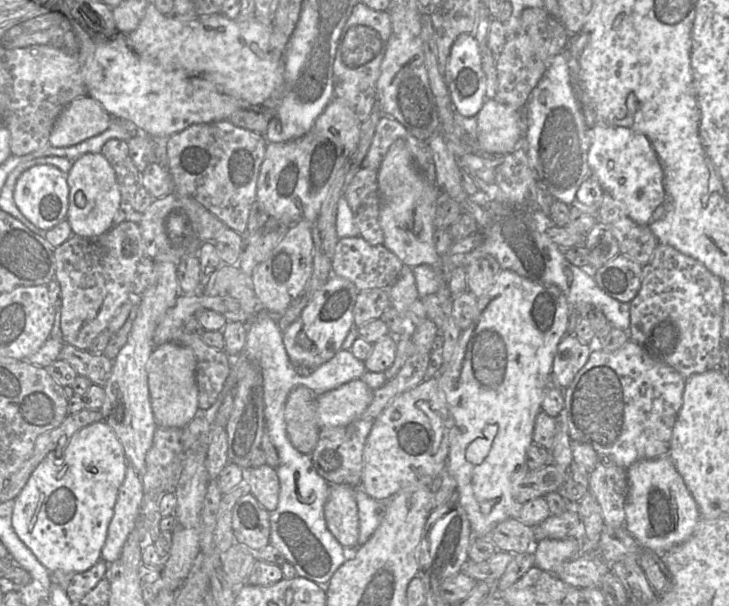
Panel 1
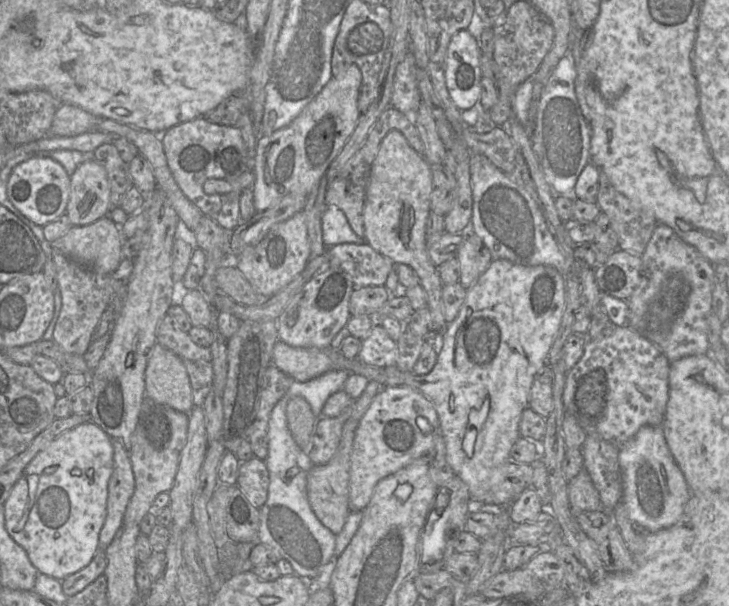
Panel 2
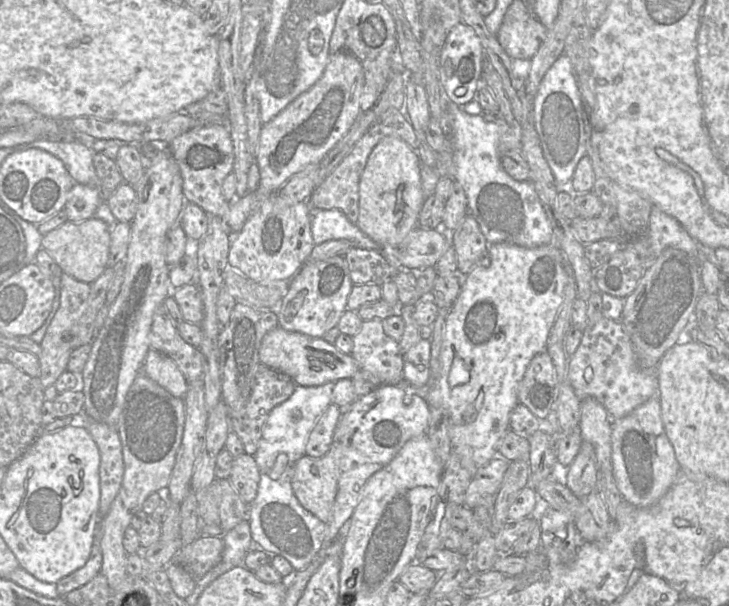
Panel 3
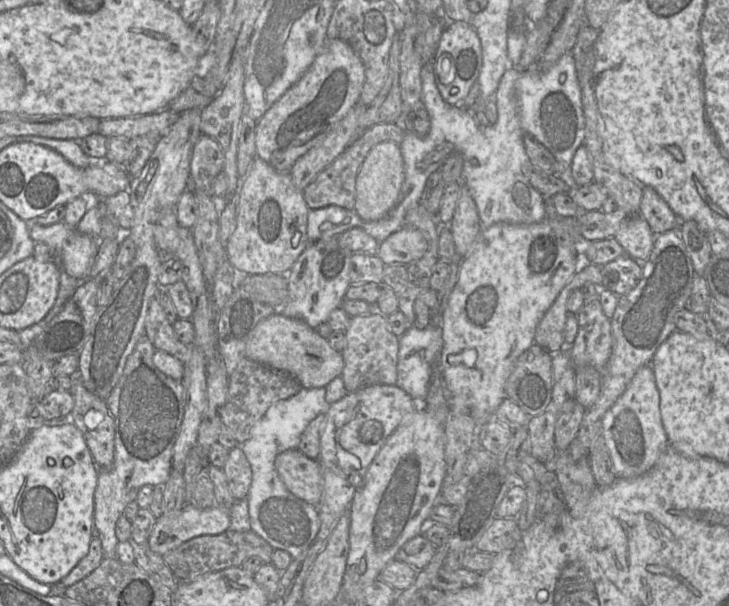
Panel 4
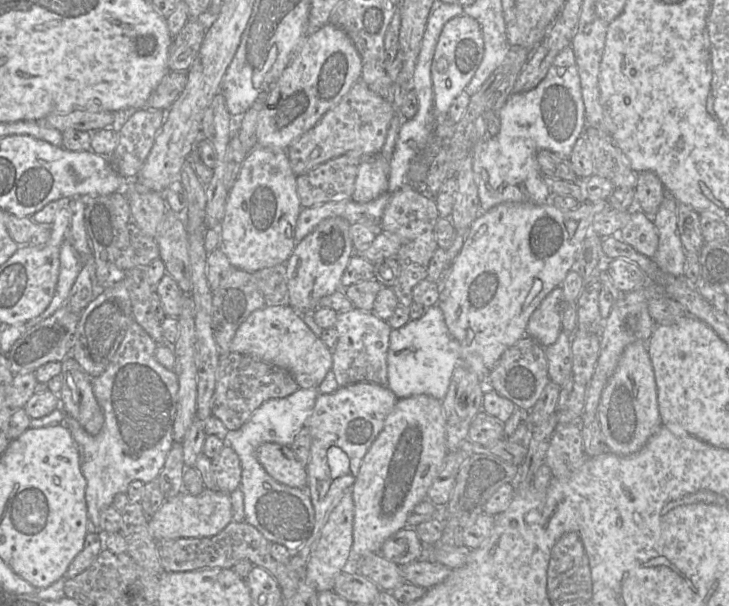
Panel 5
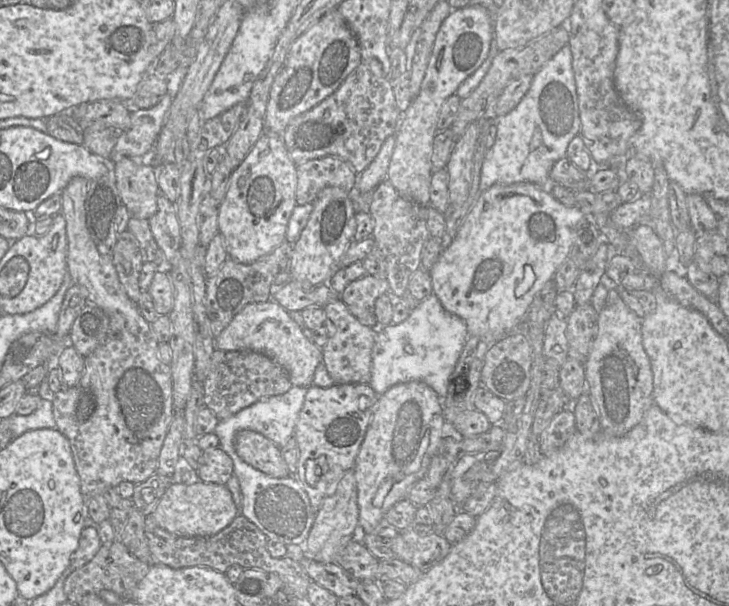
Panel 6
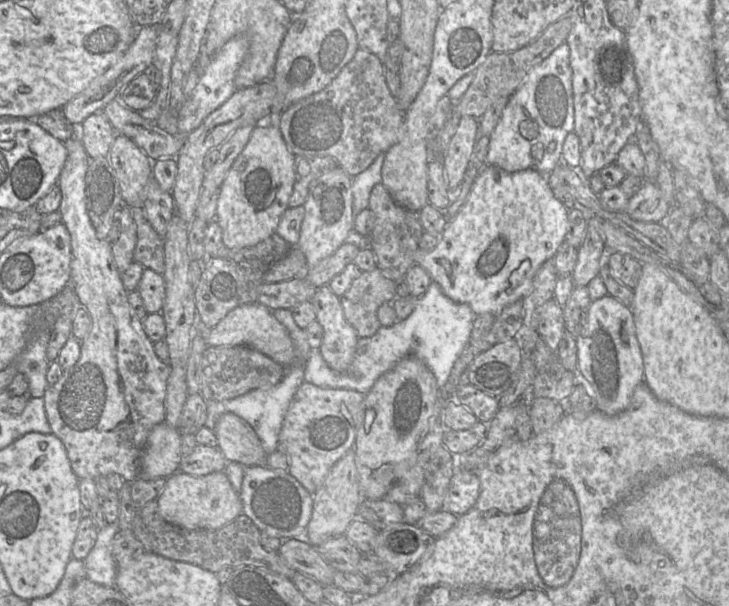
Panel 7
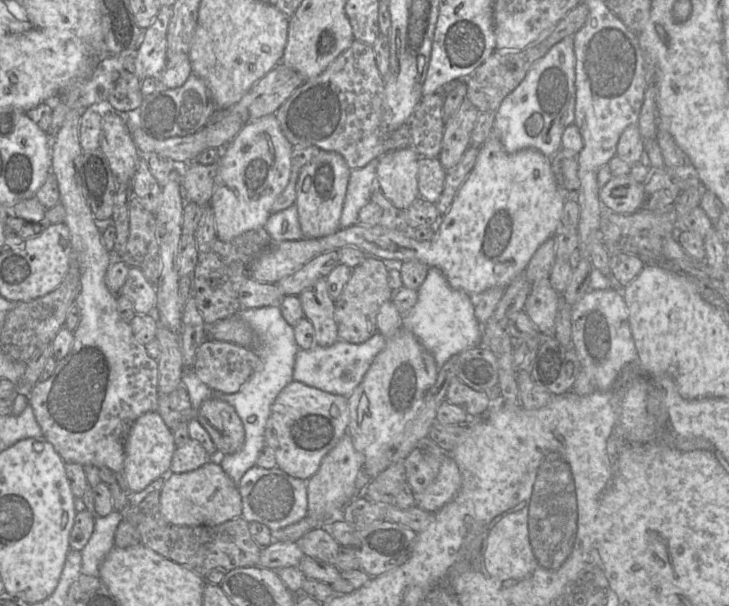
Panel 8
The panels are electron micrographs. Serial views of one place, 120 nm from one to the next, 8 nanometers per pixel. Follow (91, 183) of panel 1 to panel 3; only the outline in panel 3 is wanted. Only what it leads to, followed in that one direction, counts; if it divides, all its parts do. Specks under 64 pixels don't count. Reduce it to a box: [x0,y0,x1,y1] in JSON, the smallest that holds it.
[64,183,102,222]

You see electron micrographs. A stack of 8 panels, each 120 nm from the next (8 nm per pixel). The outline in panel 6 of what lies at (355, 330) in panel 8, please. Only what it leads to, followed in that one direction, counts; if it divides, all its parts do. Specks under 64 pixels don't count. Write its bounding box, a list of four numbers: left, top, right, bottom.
[340,274,389,328]

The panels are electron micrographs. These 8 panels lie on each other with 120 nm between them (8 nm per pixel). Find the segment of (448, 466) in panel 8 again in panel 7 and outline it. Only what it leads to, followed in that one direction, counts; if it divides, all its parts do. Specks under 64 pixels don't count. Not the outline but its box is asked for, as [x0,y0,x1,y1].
[440,465,480,516]

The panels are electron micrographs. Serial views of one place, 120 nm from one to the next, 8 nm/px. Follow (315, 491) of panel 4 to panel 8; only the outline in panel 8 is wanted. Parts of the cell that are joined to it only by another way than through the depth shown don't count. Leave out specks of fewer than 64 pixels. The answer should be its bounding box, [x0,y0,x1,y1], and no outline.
[197,397,245,456]

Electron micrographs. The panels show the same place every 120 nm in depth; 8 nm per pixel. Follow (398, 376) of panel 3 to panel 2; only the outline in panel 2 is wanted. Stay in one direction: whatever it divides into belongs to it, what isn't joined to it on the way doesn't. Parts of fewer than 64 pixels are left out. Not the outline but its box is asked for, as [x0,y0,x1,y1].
[358,321,398,366]

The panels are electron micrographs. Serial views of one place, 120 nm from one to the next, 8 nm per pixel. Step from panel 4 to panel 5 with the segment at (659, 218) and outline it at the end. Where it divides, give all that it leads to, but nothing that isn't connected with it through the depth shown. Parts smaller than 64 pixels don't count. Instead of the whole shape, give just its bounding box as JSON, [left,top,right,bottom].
[635,171,665,217]

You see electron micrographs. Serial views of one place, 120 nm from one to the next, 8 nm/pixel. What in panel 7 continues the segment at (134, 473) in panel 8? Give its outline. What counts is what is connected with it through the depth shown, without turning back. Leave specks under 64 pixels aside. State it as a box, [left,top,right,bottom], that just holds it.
[137,422,182,479]

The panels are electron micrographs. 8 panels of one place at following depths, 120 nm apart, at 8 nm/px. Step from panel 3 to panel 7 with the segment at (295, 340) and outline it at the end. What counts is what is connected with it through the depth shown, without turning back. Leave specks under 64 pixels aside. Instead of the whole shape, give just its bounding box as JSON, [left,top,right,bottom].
[206,302,296,367]

